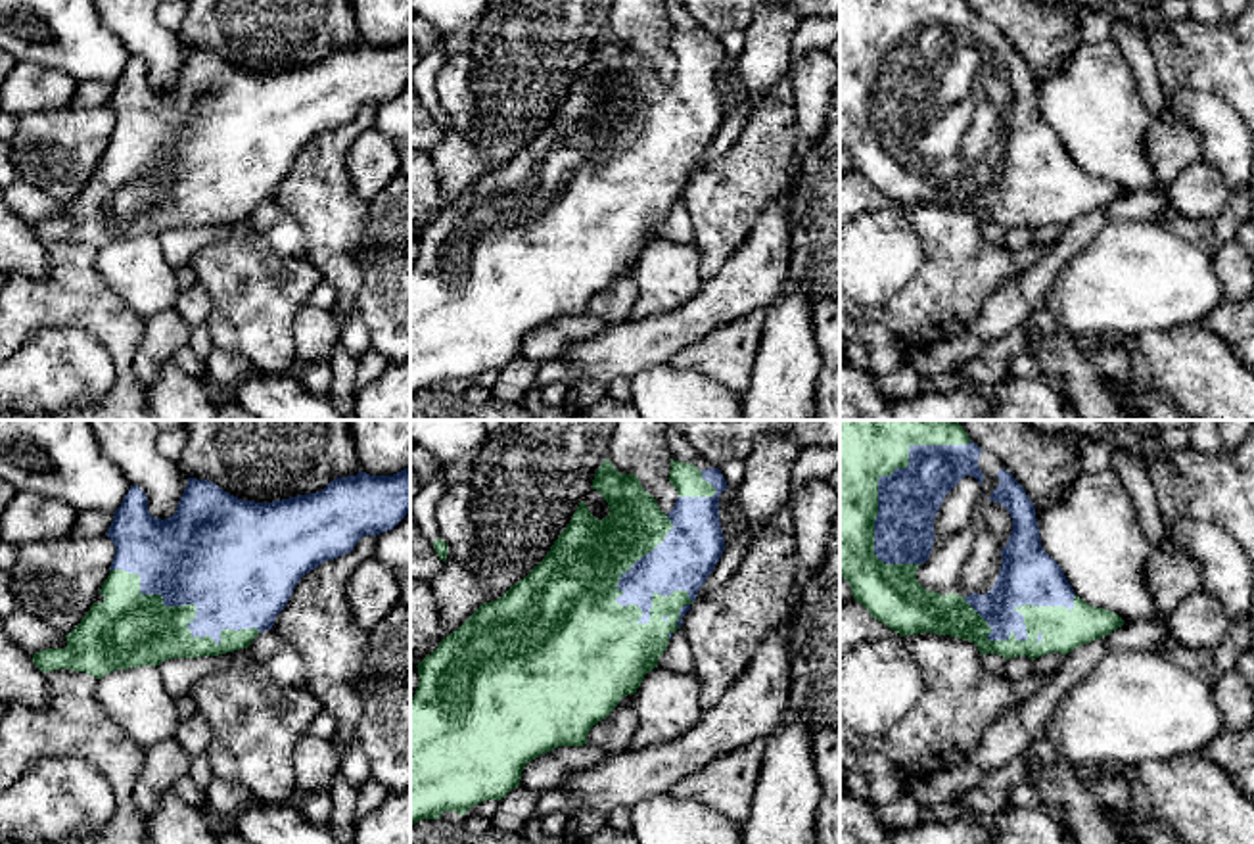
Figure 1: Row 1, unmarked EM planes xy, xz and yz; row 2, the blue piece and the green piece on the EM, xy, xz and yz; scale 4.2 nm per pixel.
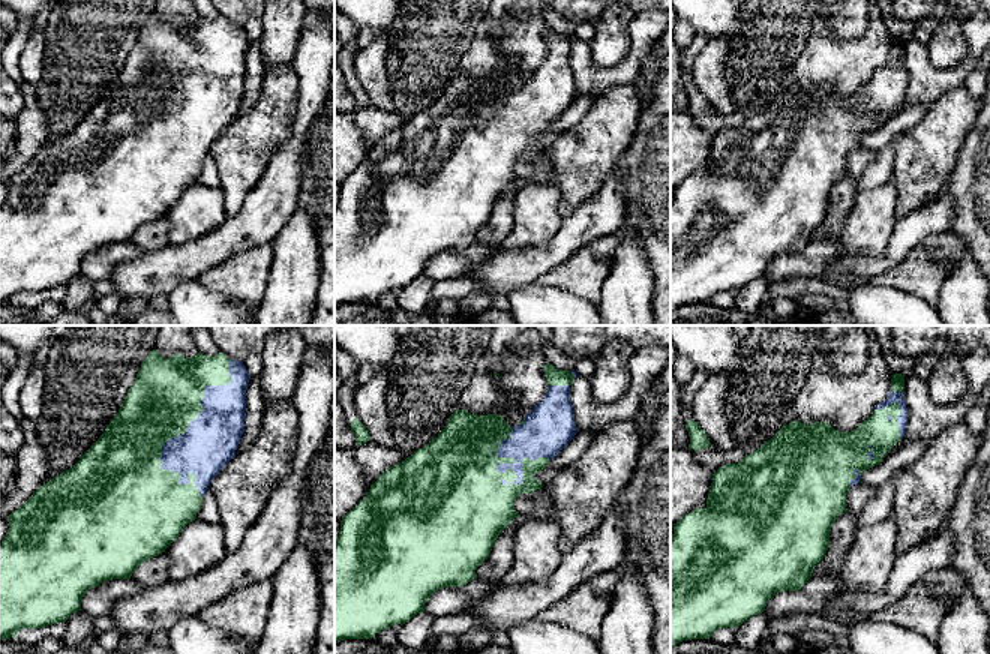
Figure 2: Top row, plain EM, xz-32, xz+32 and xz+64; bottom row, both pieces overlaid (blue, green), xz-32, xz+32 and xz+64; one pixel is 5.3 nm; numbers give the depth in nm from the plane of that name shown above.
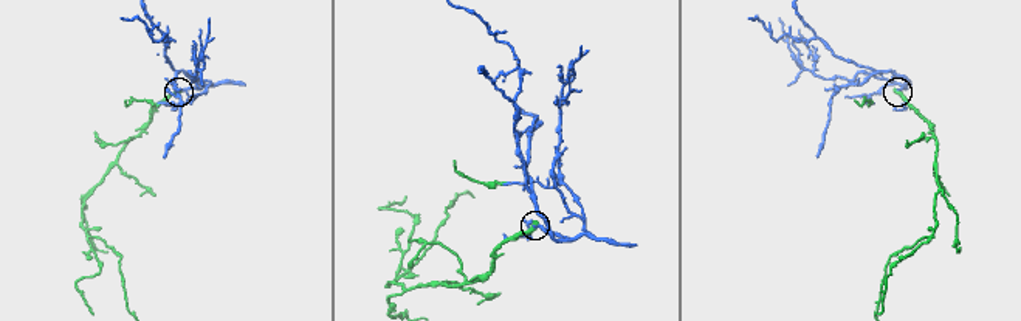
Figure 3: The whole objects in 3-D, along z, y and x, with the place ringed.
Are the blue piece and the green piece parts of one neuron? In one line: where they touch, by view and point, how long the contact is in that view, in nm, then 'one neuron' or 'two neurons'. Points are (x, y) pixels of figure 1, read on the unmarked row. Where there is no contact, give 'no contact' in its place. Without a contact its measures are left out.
contact xz (641, 179); length 480 nm; one neuron

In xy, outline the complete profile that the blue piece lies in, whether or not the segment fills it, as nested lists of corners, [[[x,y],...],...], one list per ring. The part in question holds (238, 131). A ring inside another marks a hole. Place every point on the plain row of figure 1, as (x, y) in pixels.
[[[410,36],[393,46],[359,42],[336,48],[322,61],[272,73],[242,71],[213,52],[188,48],[176,82],[165,90],[153,88],[146,63],[130,56],[105,104],[115,115],[111,142],[100,159],[105,169],[94,173],[81,194],[65,205],[65,219],[40,221],[33,224],[33,232],[42,244],[73,240],[102,249],[115,240],[247,219],[259,203],[272,199],[305,144],[351,123],[364,106],[376,107],[393,100],[408,82]]]

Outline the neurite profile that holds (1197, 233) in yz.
[[[1168,211],[1162,224],[1177,238],[1212,255],[1218,247],[1212,221],[1193,221],[1177,211]]]

